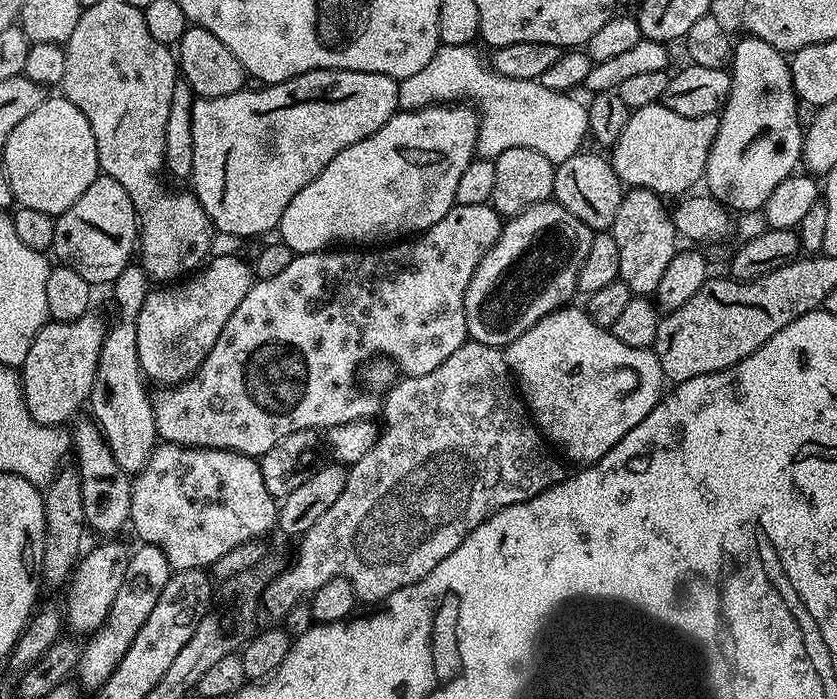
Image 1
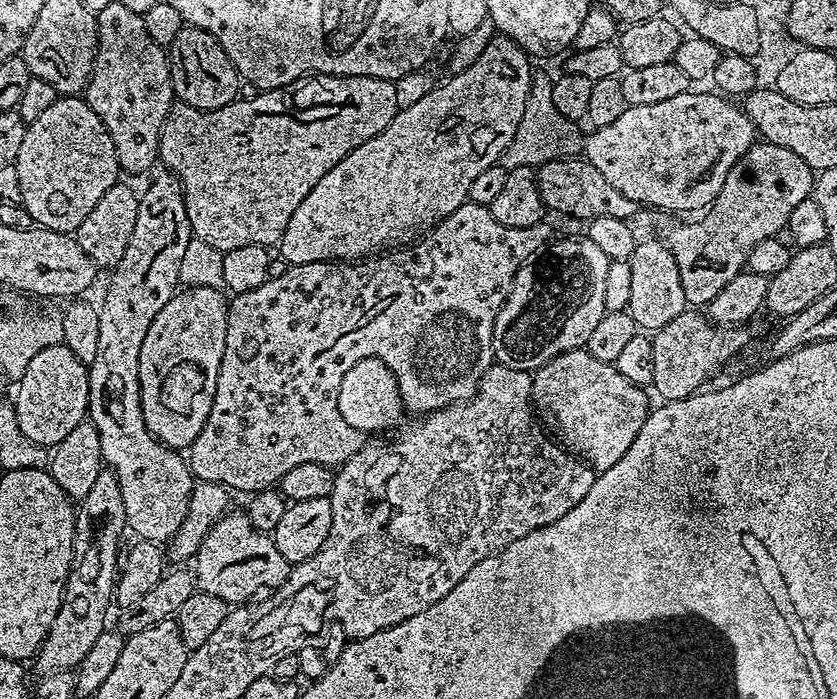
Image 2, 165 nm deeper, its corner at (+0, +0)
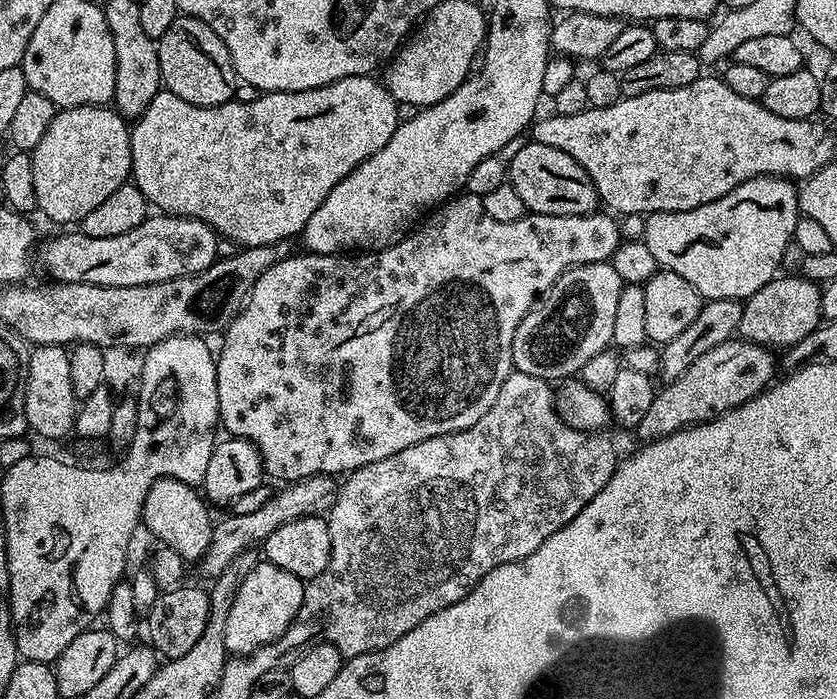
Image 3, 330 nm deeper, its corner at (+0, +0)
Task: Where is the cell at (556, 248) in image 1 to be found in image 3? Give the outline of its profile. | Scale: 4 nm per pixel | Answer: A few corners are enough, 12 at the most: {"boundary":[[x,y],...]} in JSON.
{"boundary":[[579,264],[518,322],[513,369],[564,382],[612,344],[624,280]]}

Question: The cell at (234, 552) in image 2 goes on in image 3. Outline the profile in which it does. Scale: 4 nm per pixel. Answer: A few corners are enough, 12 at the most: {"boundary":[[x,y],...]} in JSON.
{"boundary":[[257,562],[226,618],[226,650],[251,656],[296,621],[305,581]]}

